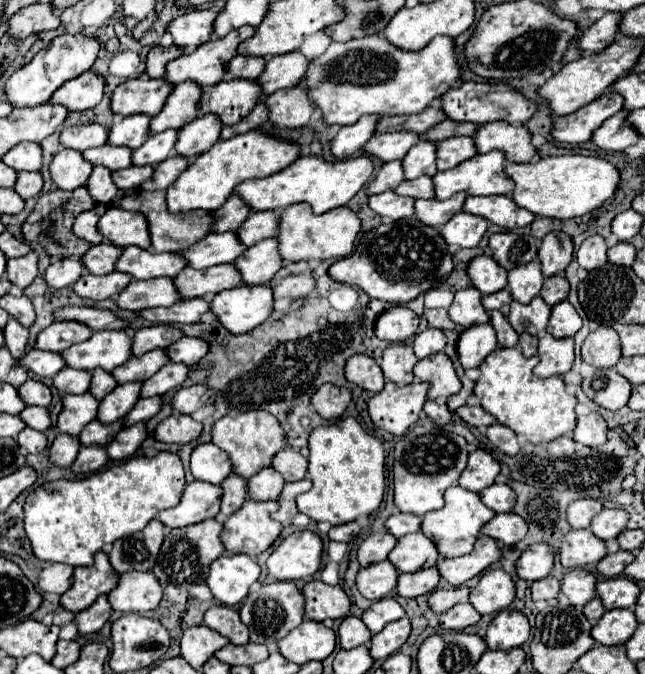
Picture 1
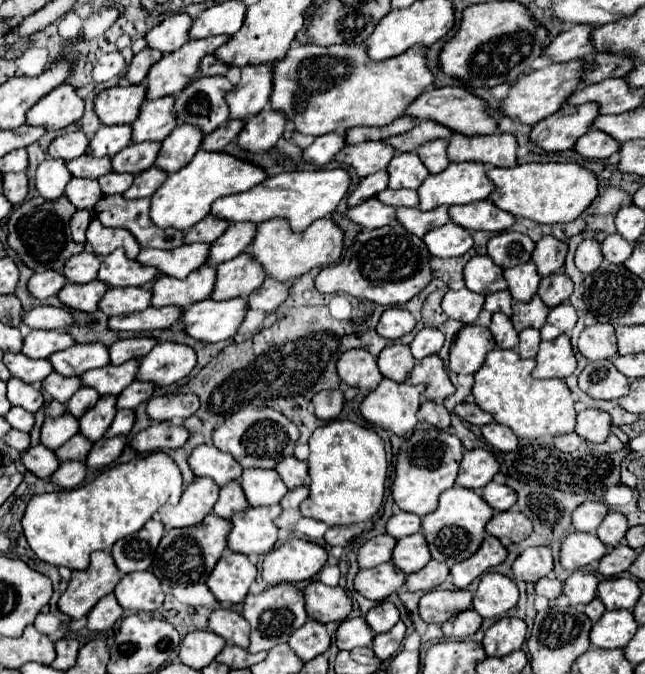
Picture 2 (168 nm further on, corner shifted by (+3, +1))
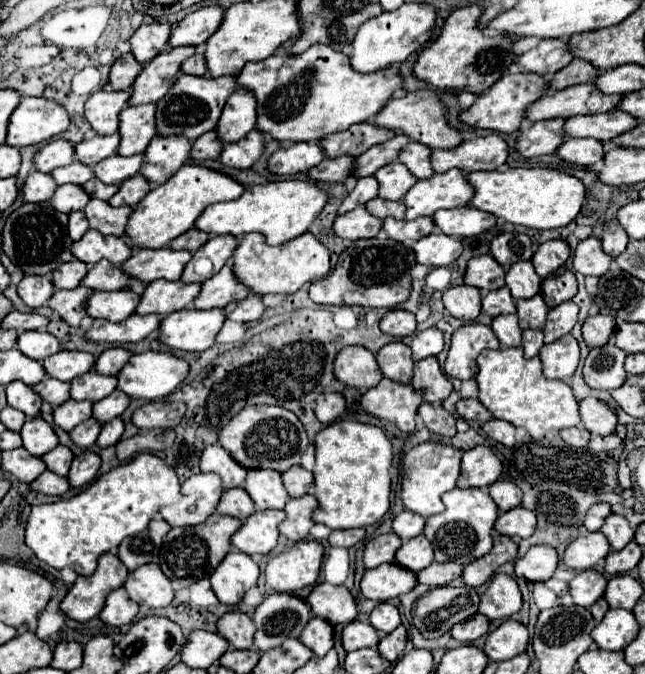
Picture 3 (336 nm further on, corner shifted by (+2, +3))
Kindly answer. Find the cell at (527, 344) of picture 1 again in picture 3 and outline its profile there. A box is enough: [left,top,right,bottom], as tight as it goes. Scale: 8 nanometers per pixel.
[521,329,543,359]

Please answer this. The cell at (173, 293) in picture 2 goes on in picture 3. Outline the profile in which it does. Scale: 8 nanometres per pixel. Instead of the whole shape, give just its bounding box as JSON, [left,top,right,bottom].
[137,281,201,317]

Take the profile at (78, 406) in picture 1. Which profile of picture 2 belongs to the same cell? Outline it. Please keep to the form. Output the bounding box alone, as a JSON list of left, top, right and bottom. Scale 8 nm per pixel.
[40,415,78,449]

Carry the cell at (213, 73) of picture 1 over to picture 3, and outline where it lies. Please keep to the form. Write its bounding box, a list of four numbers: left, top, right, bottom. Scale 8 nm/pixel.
[129,47,195,105]

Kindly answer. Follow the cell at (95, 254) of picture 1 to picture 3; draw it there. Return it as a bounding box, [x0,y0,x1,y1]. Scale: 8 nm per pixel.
[53,261,87,289]

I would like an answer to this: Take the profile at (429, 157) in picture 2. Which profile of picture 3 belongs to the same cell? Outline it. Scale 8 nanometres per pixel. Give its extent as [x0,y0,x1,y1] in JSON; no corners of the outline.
[399,141,435,179]

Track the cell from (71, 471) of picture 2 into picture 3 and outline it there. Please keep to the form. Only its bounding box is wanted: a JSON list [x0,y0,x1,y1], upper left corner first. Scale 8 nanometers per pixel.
[31,473,69,495]

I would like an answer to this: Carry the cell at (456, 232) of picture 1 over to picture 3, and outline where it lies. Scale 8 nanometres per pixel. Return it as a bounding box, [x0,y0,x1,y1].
[413,231,463,267]

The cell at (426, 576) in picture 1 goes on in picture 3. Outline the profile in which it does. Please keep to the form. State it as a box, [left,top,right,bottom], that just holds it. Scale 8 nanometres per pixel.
[417,563,463,587]

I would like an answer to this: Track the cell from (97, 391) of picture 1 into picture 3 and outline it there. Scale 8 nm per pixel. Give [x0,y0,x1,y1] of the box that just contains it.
[53,399,93,431]

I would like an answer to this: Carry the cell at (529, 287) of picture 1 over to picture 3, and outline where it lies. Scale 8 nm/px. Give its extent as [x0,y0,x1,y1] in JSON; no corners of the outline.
[507,261,541,299]

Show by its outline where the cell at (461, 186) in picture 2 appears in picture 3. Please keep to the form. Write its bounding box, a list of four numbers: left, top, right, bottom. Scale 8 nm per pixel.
[405,169,473,219]

